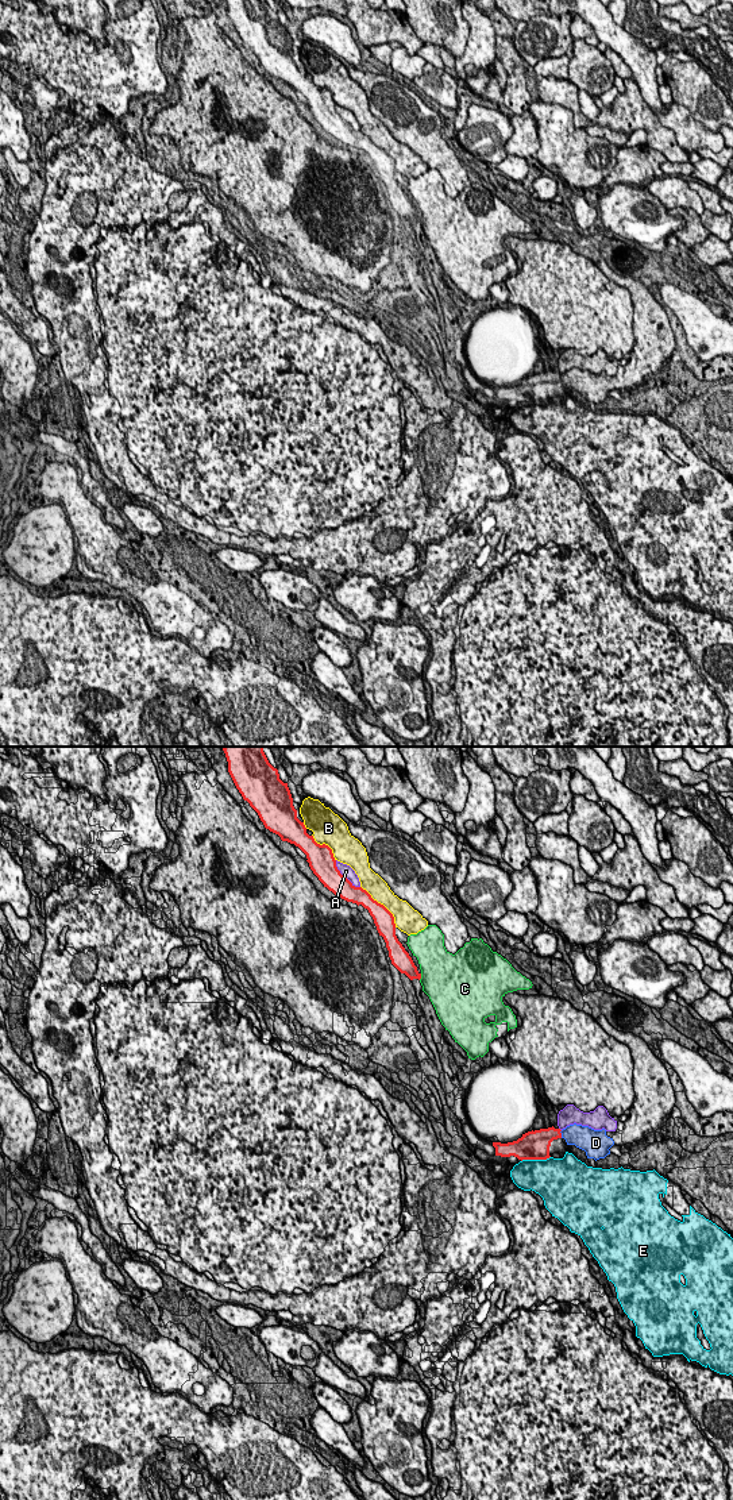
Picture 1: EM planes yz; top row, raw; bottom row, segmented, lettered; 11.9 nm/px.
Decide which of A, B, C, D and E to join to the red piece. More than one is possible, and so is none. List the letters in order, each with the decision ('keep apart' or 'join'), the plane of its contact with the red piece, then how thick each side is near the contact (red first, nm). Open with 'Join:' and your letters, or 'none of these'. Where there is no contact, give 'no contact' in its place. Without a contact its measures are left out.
Join: D
A: keep apart | yz | 280/140 nm
B: keep apart | yz | 240/240 nm
C: keep apart | yz | 220/480 nm
D: join | yz | 260/260 nm
E: keep apart | yz | 360/420 nm

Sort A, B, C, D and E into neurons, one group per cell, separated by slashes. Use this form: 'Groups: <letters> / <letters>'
Groups: A / B / C / D / E

